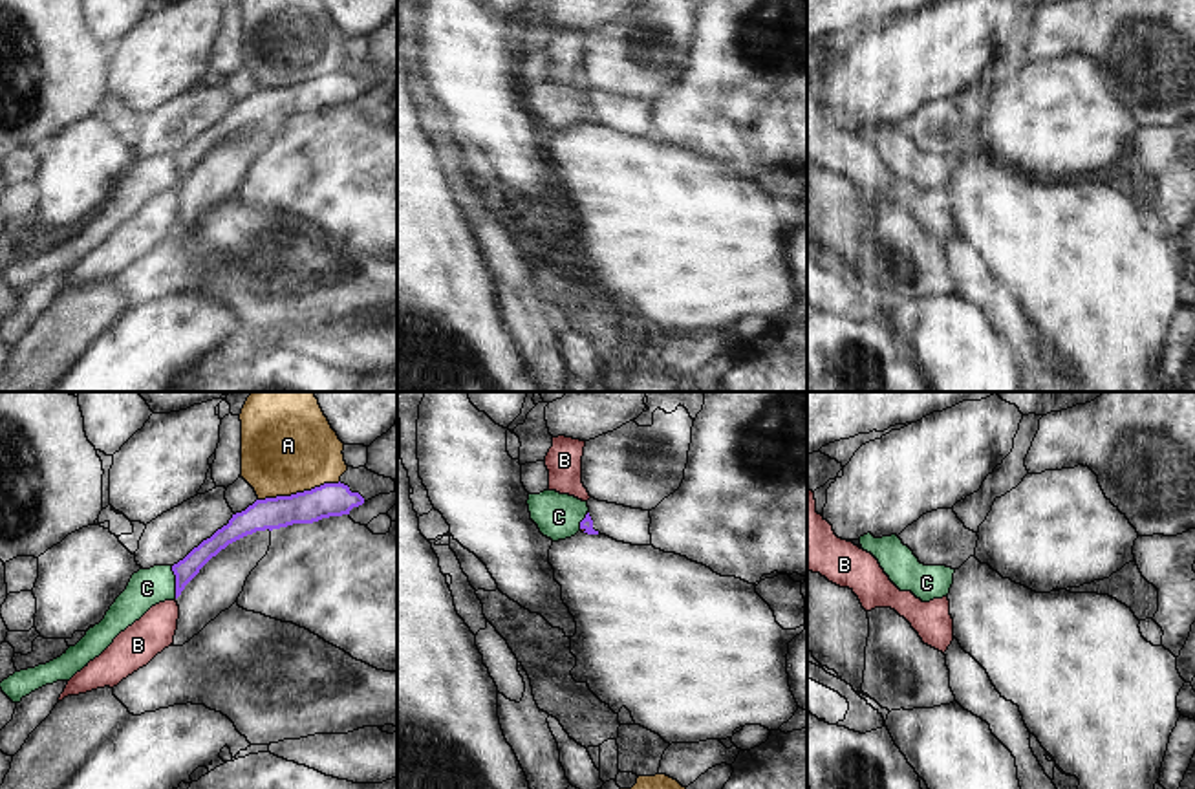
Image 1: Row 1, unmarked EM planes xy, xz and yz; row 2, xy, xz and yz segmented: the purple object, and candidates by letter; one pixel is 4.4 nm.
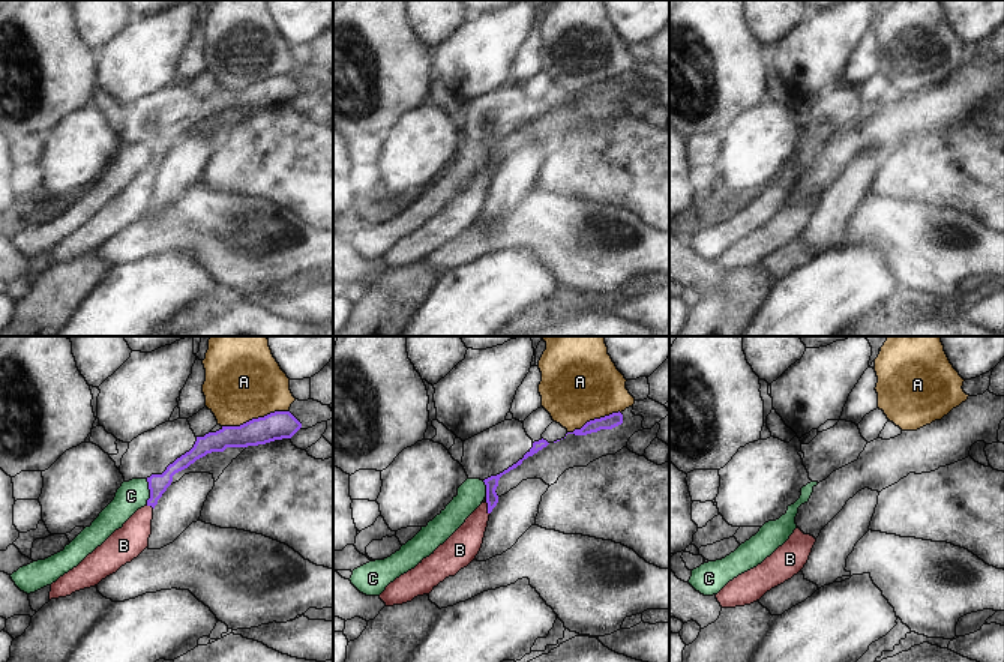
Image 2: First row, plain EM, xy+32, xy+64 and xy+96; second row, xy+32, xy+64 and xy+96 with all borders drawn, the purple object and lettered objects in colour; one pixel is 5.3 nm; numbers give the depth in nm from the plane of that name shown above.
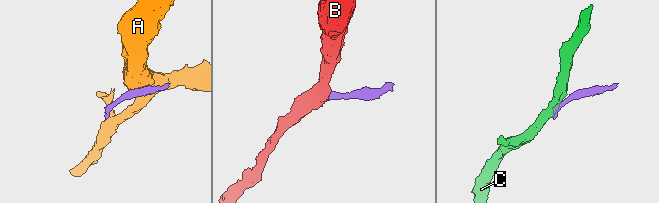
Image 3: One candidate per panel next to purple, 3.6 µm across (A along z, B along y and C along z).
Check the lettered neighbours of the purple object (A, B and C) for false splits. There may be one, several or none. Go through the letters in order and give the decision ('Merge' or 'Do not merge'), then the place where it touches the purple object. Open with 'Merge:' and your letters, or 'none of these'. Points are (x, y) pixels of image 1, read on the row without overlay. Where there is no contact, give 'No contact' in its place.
Merge: B
A: Do not merge. Touches purple at xy (299, 83)
B: Merge. Touches purple at xz (584, 118)
C: Do not merge. Touches purple at xy (176, 172)

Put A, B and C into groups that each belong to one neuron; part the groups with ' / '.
A / B / C

